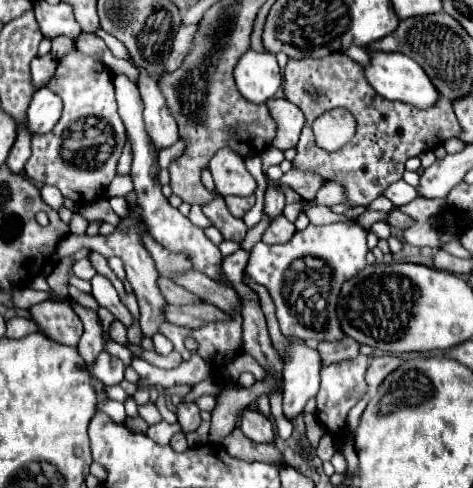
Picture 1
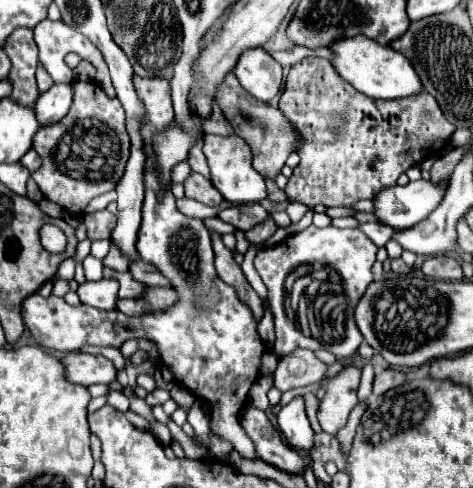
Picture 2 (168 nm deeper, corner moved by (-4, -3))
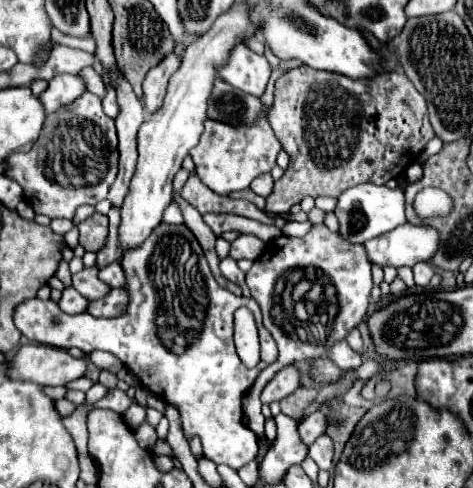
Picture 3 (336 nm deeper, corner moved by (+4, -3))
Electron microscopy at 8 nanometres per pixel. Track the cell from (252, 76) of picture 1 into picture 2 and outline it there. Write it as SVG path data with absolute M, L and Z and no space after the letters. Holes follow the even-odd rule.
M262 47L244 51L234 67L234 73L240 85L258 101L270 101L278 95L282 85L280 63Z

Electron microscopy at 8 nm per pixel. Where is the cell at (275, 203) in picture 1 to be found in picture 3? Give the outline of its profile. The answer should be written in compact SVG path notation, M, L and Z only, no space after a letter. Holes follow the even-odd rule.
M240 235L234 243L232 243L232 249L230 249L230 257L234 261L240 261L240 259L258 259L260 253L264 249L264 243L252 235Z

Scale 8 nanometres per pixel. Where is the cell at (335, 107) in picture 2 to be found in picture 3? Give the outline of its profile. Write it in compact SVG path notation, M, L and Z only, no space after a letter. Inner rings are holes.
M304 65L290 69L276 81L268 121L282 143L282 149L288 153L288 141L292 141L296 149L296 153L290 155L288 169L274 183L274 191L266 197L266 209L274 213L288 213L290 207L300 203L300 199L306 195L336 197L340 191L360 183L384 185L388 179L400 177L406 167L418 159L424 145L434 137L428 121L426 101L402 71L374 75L370 79L350 79L340 73L318 71Z

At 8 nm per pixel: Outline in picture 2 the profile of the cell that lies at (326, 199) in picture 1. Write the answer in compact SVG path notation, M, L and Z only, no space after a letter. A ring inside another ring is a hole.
M292 201L292 203L288 205L288 209L286 209L286 213L288 213L290 219L292 219L292 223L300 221L308 211L312 211L312 207L308 207L308 205L304 205L304 203L296 203L296 201Z

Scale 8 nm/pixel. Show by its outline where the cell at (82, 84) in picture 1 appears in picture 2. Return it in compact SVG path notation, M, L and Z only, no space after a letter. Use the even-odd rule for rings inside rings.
M72 81L72 89L74 101L68 115L52 127L42 127L34 137L34 149L42 157L42 165L32 173L32 179L38 183L46 199L60 203L72 215L82 215L94 197L114 189L120 181L130 157L130 135L126 131L124 107L116 97L110 99L94 81Z

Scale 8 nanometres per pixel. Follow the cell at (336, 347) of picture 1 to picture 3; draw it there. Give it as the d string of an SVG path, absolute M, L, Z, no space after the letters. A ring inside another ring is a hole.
M288 365L282 371L278 371L276 377L264 387L262 403L270 405L272 401L280 401L286 395L290 395L296 387L298 387L298 371L296 371L296 367Z

